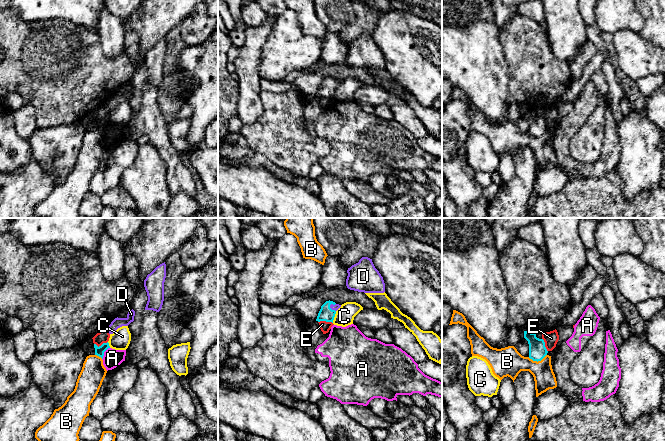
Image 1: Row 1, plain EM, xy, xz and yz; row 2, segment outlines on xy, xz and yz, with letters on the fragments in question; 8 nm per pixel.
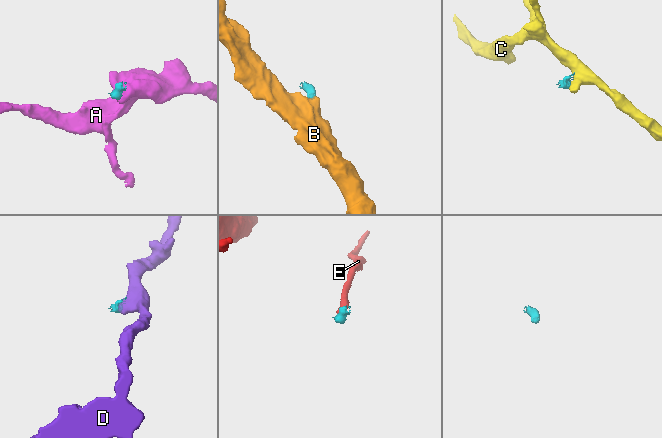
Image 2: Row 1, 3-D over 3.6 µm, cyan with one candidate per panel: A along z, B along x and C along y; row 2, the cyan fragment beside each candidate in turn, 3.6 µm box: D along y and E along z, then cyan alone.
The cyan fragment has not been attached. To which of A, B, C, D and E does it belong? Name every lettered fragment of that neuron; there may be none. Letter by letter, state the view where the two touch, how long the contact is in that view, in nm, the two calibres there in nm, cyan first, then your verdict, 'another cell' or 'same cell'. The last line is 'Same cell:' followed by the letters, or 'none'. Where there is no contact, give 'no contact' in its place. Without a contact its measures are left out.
A: meets cyan in xy; contact 120 nm long; 80 nm thick on the cyan side, 150 nm on the other; another cell
B: meets cyan in yz; contact 150 nm long; 140 nm thick on the cyan side, 220 nm on the other; another cell
C: meets cyan in xz; contact 100 nm long; 110 nm thick on the cyan side, 150 nm on the other; another cell
D: meets cyan in xz; contact 80 nm long; 110 nm thick on the cyan side, 50 nm on the other; same cell
E: meets cyan in xz; contact 120 nm long; 110 nm thick on the cyan side, 80 nm on the other; another cell
Same cell: D

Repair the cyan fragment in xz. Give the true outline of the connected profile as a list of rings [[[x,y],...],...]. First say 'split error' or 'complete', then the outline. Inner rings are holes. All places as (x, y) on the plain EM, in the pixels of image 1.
split error; [[[326,77],[322,82],[318,89],[316,97],[326,97],[332,98],[334,96],[336,87],[341,83],[341,81],[336,80],[333,77]]]

